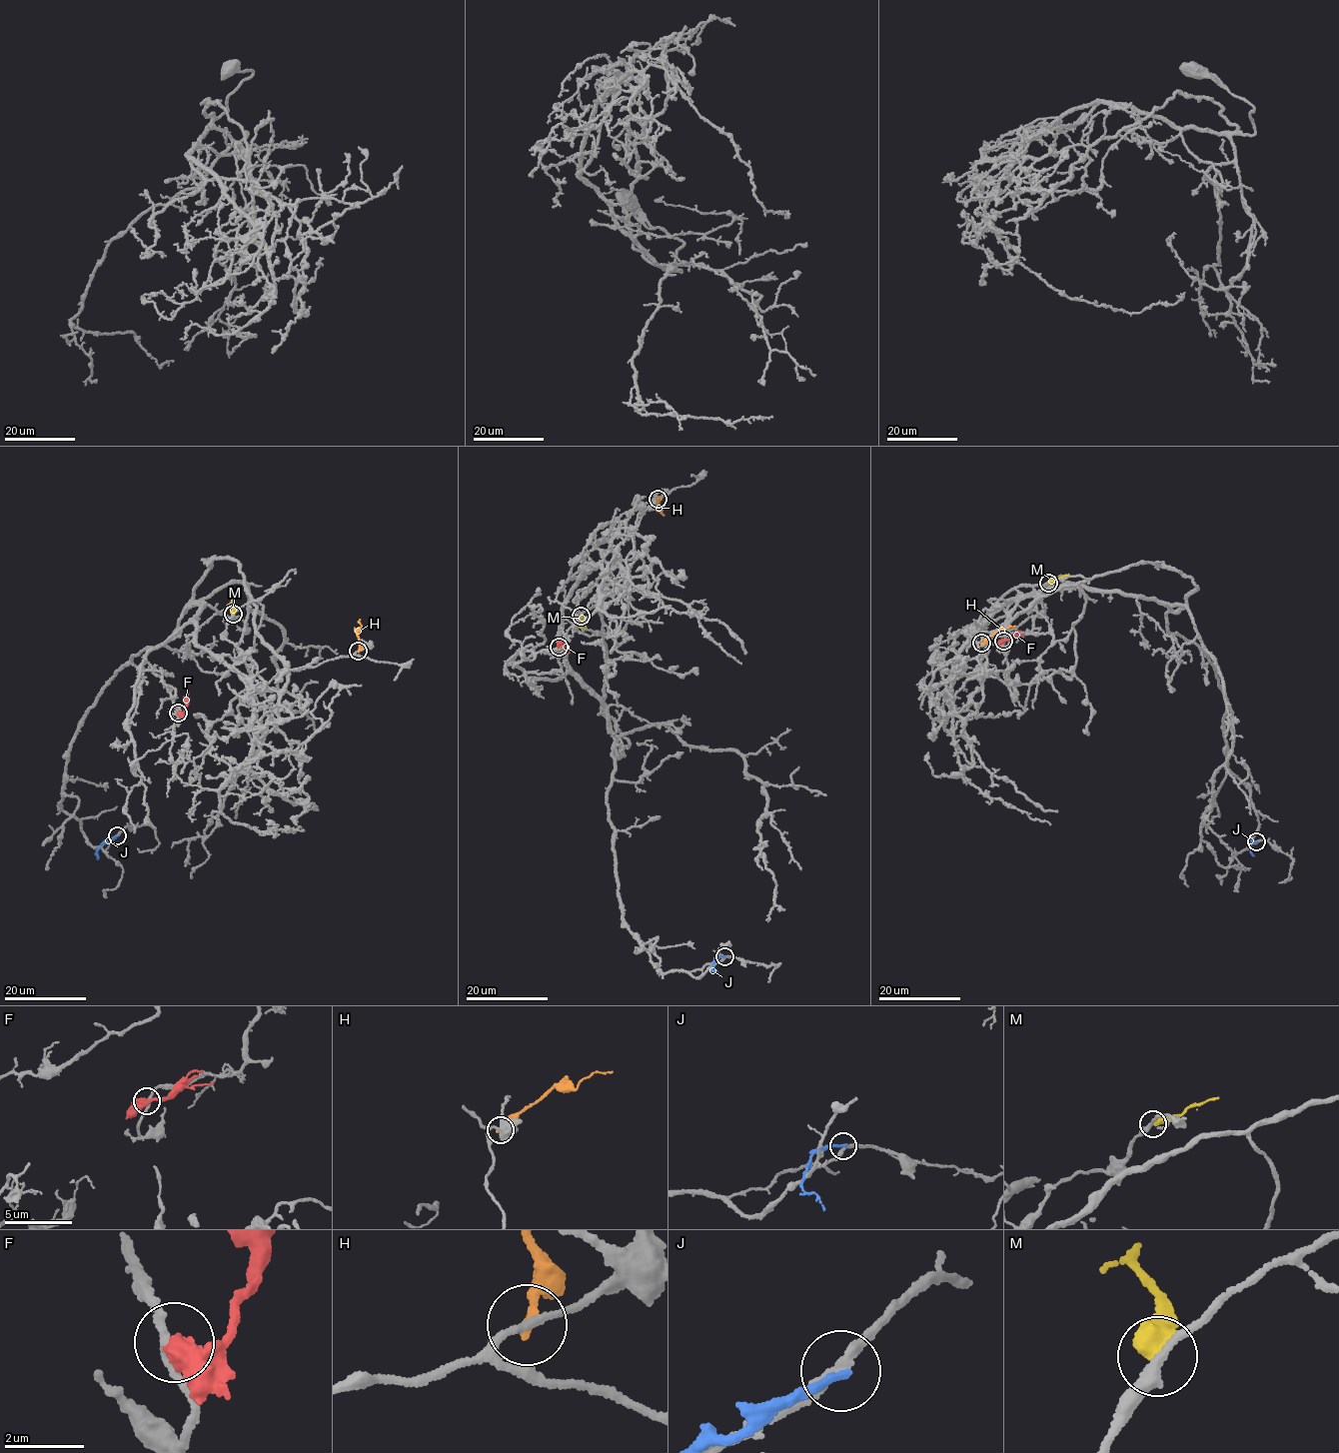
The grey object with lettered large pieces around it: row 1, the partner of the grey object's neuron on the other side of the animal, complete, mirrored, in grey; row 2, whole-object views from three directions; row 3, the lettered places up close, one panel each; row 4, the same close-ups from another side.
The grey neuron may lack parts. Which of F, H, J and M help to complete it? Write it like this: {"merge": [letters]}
{"merge": ["F"]}

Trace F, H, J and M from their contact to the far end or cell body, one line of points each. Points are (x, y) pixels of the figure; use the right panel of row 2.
F: (1003, 640), (1023, 634)
H: (982, 643), (997, 631), (1015, 626)
J: (1256, 841), (1249, 840), (1254, 855)
M: (1048, 583), (1068, 574)

